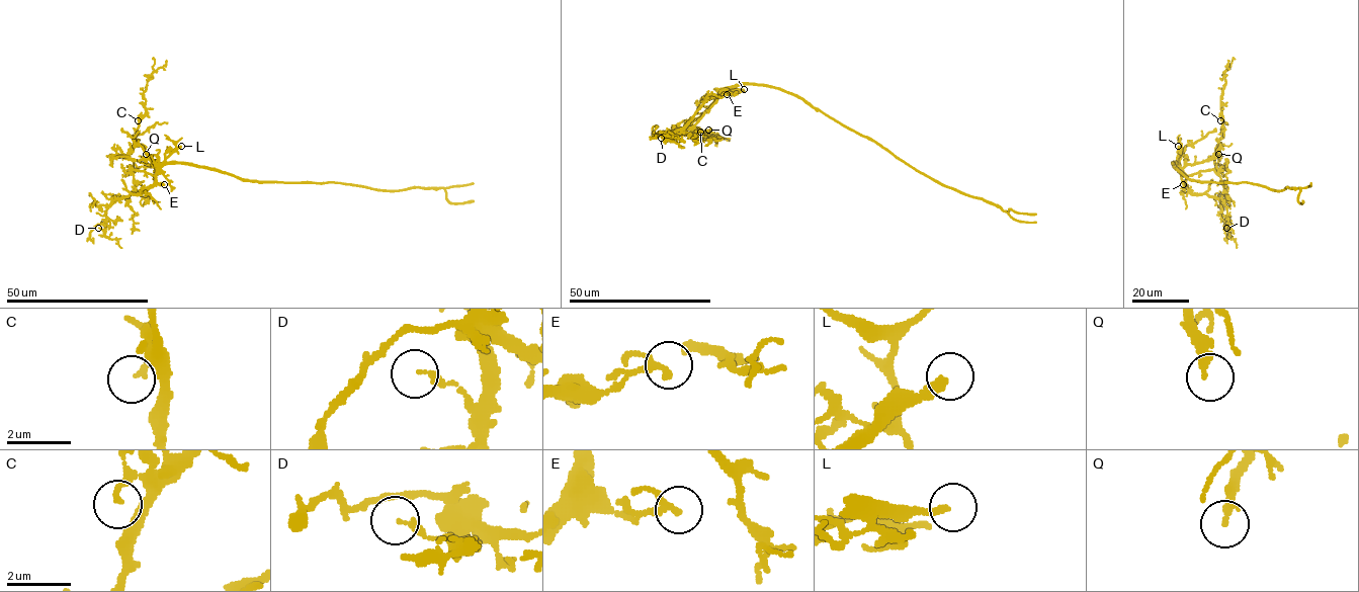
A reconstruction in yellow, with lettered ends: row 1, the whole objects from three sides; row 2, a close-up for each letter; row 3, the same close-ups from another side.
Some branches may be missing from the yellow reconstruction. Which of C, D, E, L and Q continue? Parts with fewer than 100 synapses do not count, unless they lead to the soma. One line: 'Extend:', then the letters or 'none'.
Extend: L

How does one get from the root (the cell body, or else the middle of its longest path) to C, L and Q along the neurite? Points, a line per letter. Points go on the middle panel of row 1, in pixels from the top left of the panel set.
C: (812, 107), (777, 88), (738, 84), (726, 87), (691, 123), (692, 129), (700, 132)
L: (812, 107), (795, 95), (771, 87), (738, 84), (728, 87), (744, 89)
Q: (812, 107), (777, 88), (738, 84), (726, 87), (691, 123), (693, 129), (708, 130)

